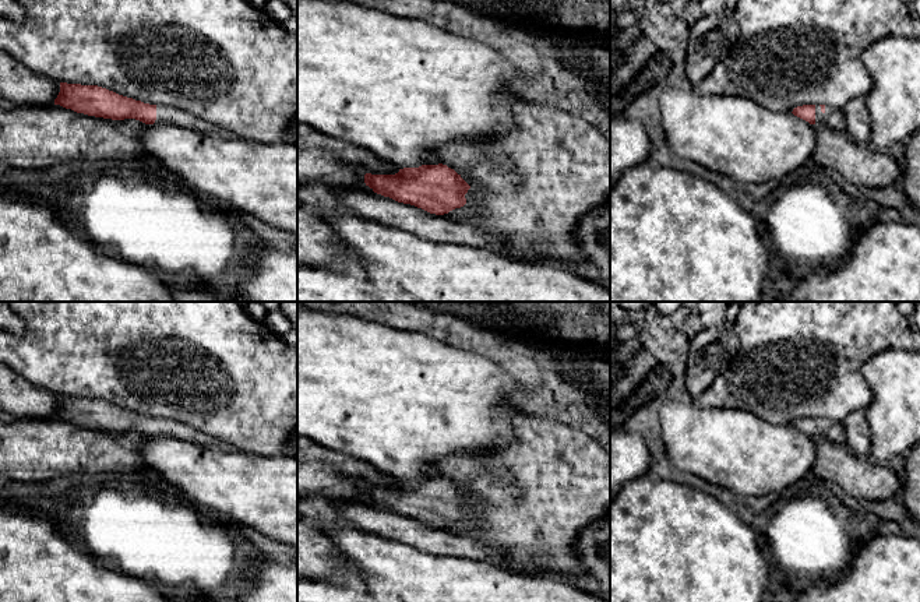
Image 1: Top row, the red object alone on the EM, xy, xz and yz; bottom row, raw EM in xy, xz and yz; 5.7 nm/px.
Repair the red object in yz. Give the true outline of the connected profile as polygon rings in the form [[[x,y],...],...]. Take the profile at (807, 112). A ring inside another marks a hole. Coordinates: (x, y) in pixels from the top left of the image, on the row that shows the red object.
[[[803,105],[792,112],[794,116],[808,122],[810,124],[824,123],[831,130],[843,131],[846,123],[843,119],[843,109],[828,105]]]

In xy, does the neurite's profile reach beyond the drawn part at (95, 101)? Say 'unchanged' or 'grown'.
grown

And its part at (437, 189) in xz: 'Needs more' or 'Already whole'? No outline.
Needs more

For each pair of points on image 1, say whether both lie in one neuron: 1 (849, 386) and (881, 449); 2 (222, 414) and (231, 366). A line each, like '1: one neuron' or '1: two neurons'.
1: two neurons
2: one neuron

